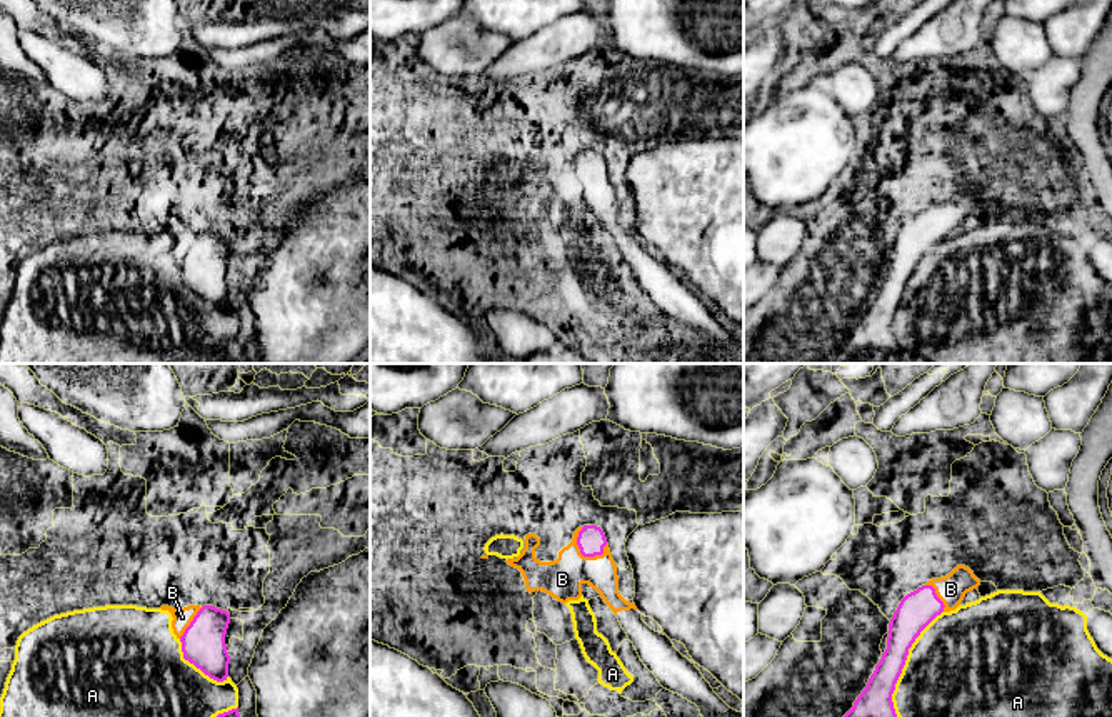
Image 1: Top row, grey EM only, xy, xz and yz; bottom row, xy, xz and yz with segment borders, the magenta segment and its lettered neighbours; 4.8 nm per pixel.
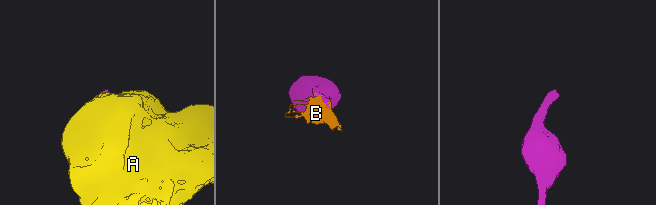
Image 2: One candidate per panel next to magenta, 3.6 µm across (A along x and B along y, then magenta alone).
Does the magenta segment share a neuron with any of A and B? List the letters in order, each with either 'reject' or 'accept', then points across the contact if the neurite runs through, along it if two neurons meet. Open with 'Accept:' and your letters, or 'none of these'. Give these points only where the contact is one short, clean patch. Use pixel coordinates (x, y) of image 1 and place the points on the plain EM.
Accept: B
A: reject
B: accept; runs through xz (591, 167), (581, 177), (581, 187), (562, 205)

